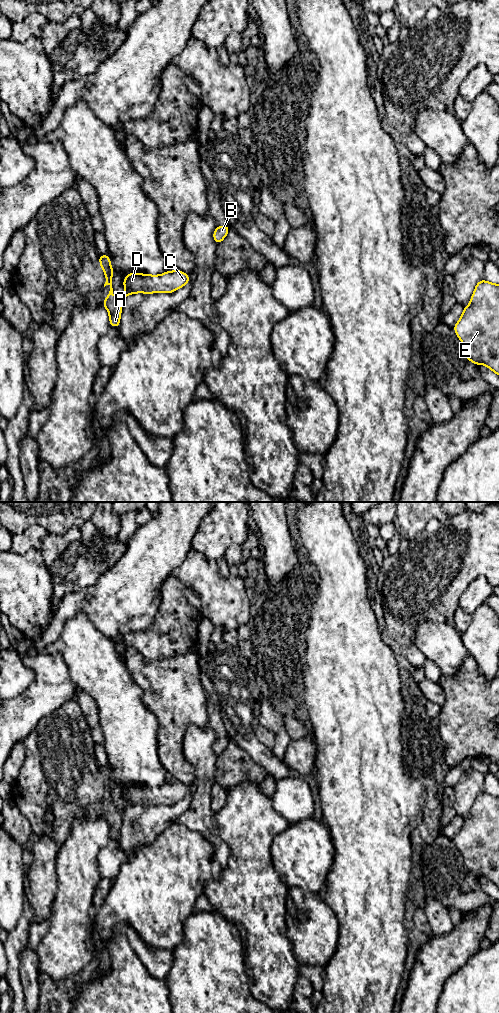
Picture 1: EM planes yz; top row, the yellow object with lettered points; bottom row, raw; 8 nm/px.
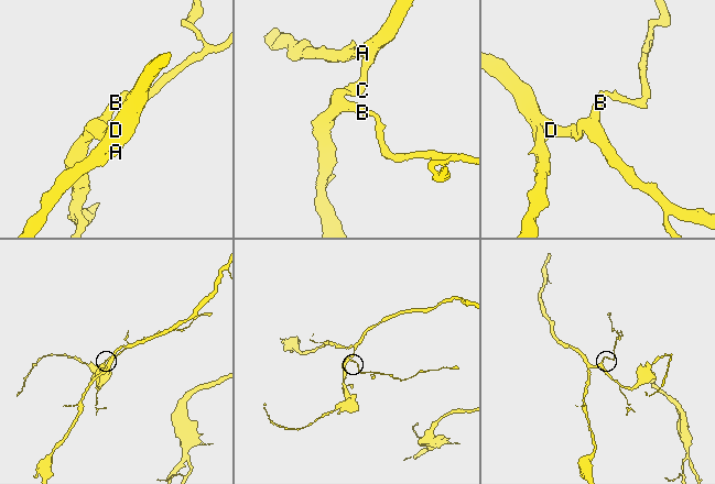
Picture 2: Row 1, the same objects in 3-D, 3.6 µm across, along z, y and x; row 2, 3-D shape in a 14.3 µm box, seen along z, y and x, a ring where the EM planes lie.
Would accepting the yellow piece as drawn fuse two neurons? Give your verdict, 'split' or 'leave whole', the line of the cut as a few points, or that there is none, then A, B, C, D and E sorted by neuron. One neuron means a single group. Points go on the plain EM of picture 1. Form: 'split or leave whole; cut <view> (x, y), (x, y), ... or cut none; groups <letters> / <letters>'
leave whole; cut none; groups A B C D E

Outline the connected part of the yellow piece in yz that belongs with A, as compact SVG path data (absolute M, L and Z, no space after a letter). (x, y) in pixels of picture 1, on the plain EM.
M99 766L99 776L106 789L104 799L110 798L109 807L105 809L102 817L109 825L110 838L116 840L120 839L122 814L129 807L135 805L173 805L190 794L189 787L178 781L165 783L161 787L128 785L123 792L123 799L126 804L121 809L116 810L112 800L114 781L111 779L110 768Z

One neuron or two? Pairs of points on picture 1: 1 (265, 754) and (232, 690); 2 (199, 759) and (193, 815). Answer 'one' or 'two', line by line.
1: one
2: one

